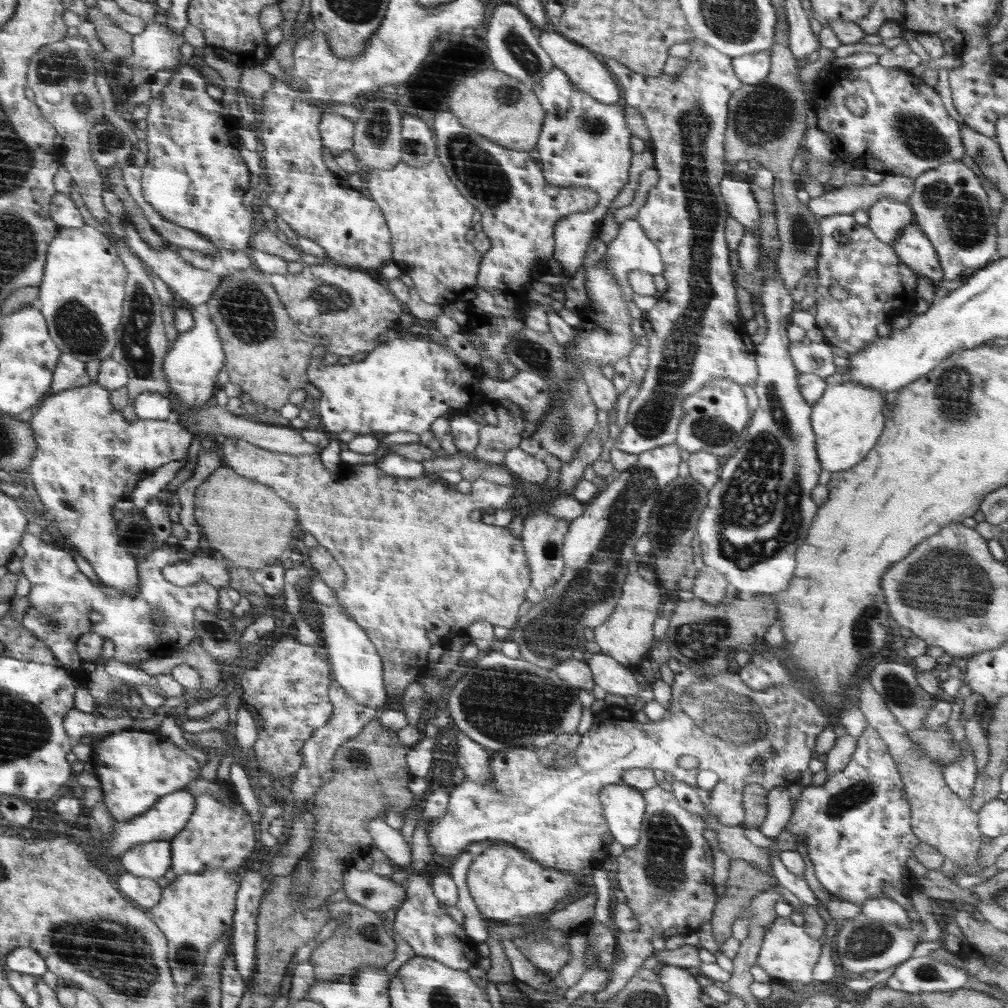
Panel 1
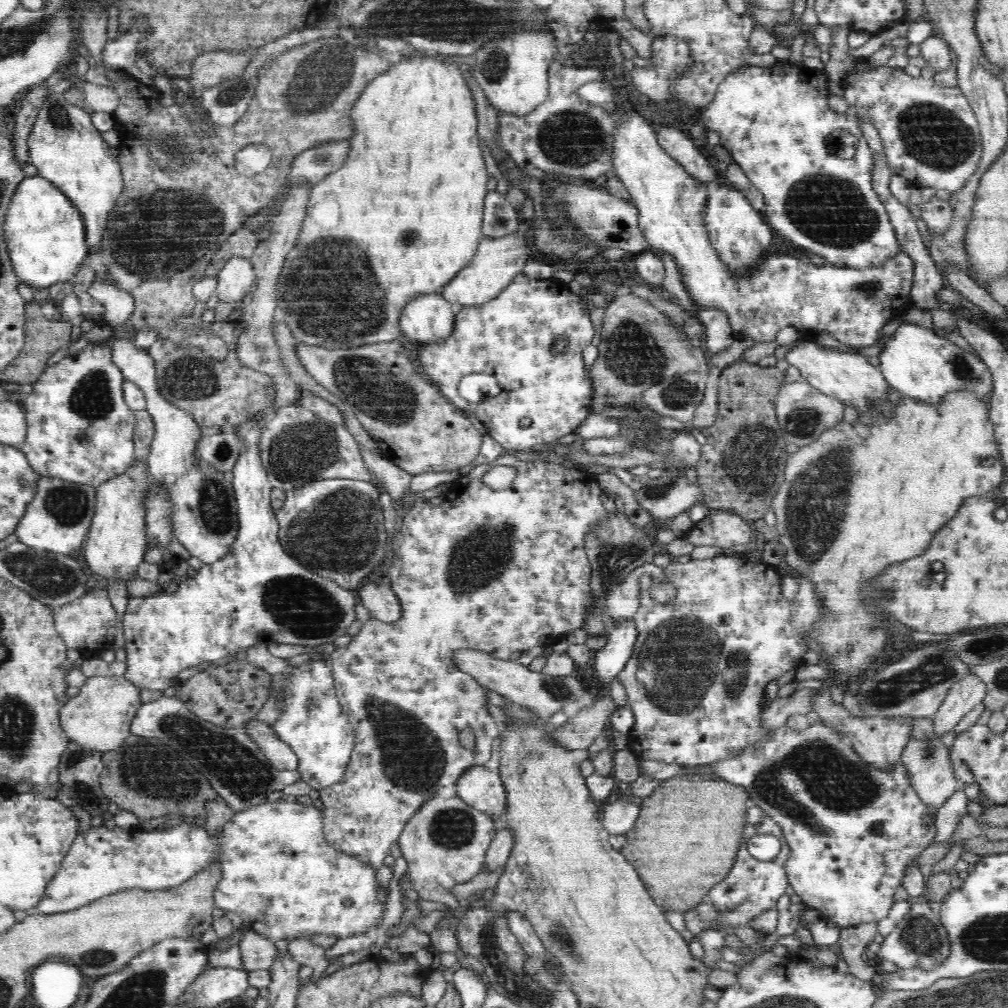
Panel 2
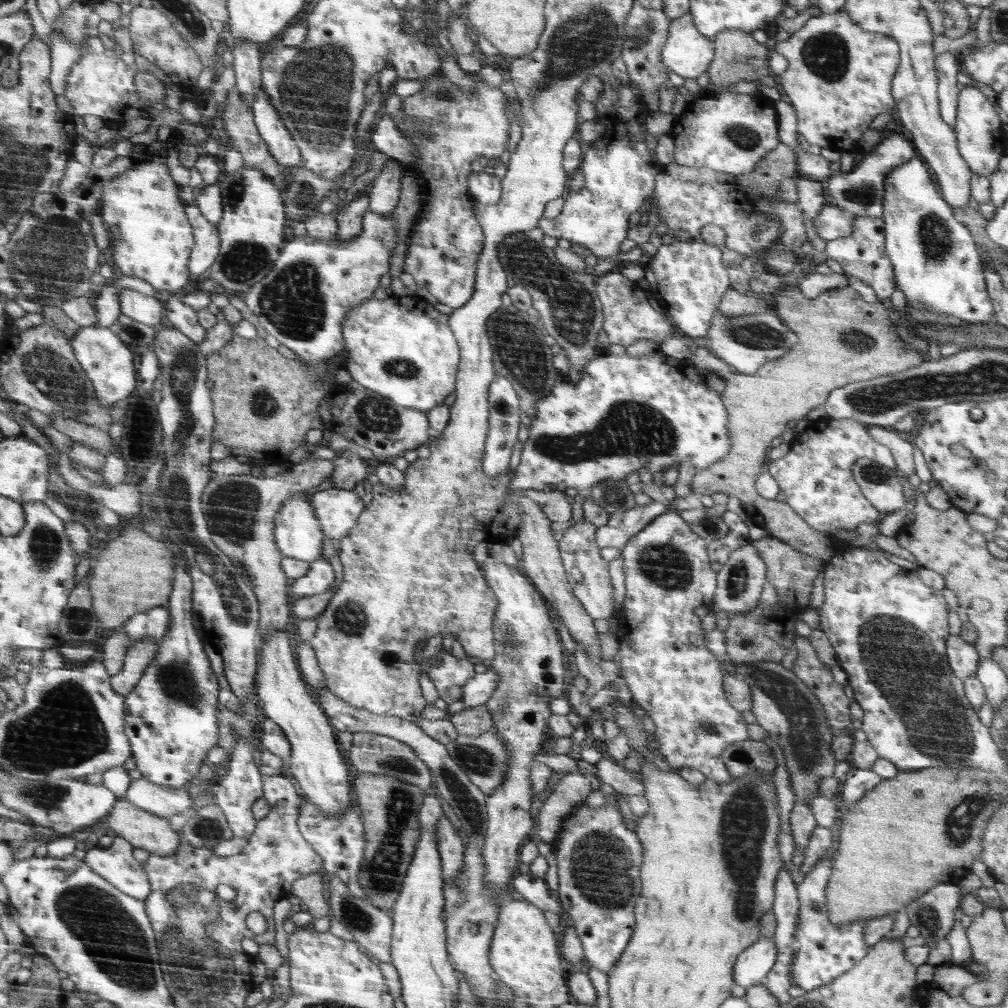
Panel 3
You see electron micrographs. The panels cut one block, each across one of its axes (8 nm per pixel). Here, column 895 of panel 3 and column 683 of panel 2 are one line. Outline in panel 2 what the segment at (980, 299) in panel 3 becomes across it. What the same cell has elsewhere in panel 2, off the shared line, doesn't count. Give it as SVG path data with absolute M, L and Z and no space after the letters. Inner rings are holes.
M611 77L599 78L598 81L587 81L586 84L583 84L578 88L577 93L591 106L603 108L607 111L607 114L610 114L612 118L616 120L615 124L615 137L612 140L611 145L611 163L613 170L616 173L616 176L624 183L624 186L627 188L628 193L631 197L631 202L636 205L638 209L638 226L646 241L648 241L647 251L656 252L658 255L663 255L664 253L670 254L676 263L676 268L679 271L681 276L682 283L686 292L692 297L698 308L702 309L722 309L728 313L728 321L730 321L730 327L732 327L732 332L736 335L737 338L748 338L754 339L756 342L772 342L776 338L776 333L785 326L795 326L798 330L802 331L803 334L814 336L822 332L828 332L836 340L839 340L842 344L848 346L872 346L874 342L878 342L880 334L882 334L882 326L898 316L903 317L907 311L911 309L910 306L913 305L911 299L911 290L915 281L915 264L912 258L908 256L901 248L895 253L893 257L887 258L879 265L871 265L866 268L850 268L849 266L825 264L825 265L815 265L803 262L794 258L794 256L788 256L788 254L778 254L778 251L766 253L761 263L759 263L753 270L748 272L744 278L735 278L734 275L730 274L726 266L723 266L723 263L720 262L718 255L715 254L714 247L711 246L710 239L707 238L707 231L704 230L703 226L703 208L707 202L707 192L710 182L698 182L695 178L692 178L685 170L684 167L677 161L674 160L673 156L670 156L663 148L658 144L656 140L656 135L654 134L654 128L652 128L652 123L648 120L644 120L644 116L640 116L636 110L630 110L624 108L620 110L620 106L616 104L616 96L614 96L614 84L611 81Z

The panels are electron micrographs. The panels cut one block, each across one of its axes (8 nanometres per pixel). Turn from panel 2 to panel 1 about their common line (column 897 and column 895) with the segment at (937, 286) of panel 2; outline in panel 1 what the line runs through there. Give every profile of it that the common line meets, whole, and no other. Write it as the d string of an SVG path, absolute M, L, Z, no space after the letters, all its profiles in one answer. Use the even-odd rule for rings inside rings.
M880 198L870 209L868 226L878 239L894 246L902 227L914 221L912 209L906 201Z

